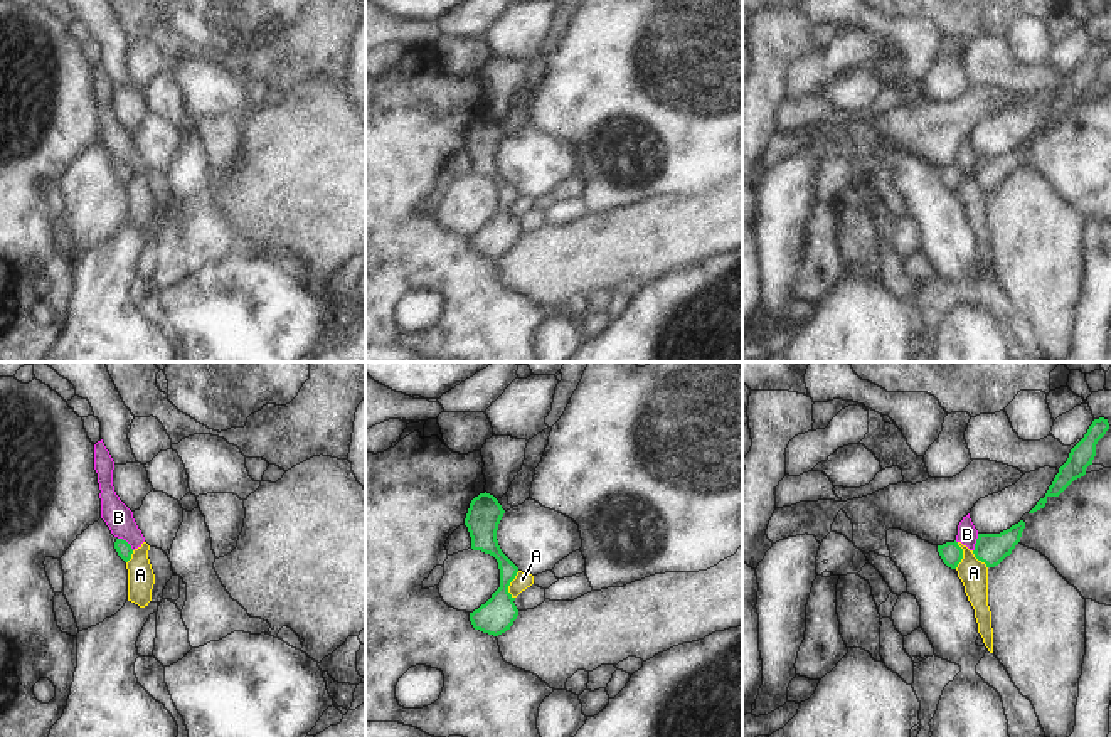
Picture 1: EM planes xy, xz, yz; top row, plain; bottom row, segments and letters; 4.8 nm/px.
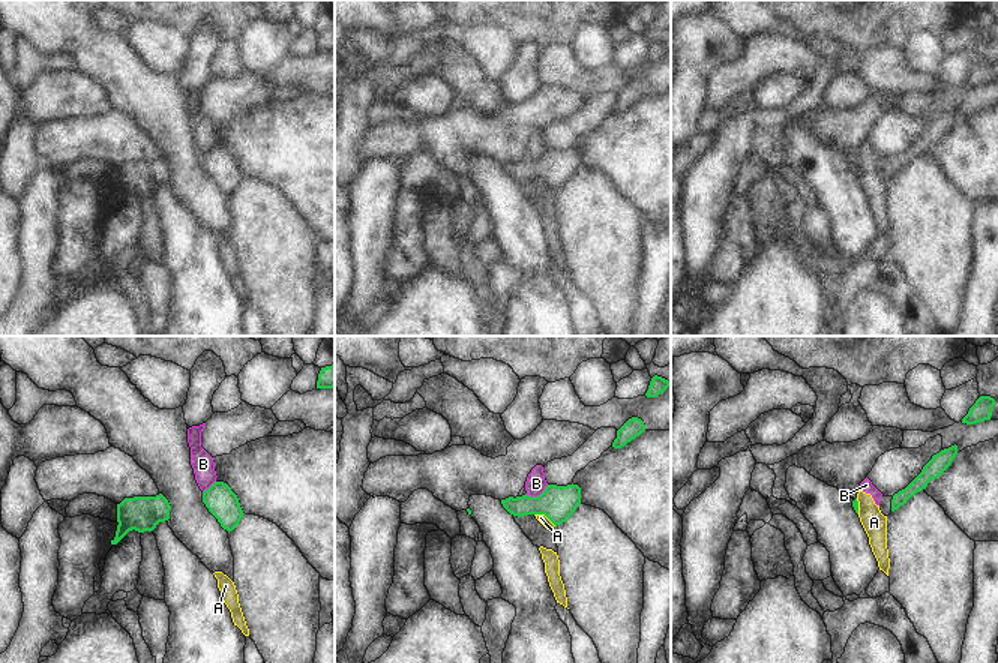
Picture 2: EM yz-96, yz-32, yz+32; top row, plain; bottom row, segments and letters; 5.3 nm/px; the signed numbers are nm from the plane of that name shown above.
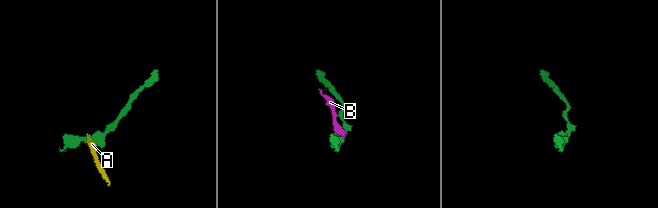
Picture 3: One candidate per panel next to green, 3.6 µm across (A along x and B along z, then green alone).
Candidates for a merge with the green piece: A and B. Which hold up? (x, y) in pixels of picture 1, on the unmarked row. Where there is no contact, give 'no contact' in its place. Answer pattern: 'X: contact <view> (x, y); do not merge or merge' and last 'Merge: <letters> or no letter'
A: contact xz (509, 207); do not merge
B: contact xy (127, 165); do not merge
Merge: no letter

